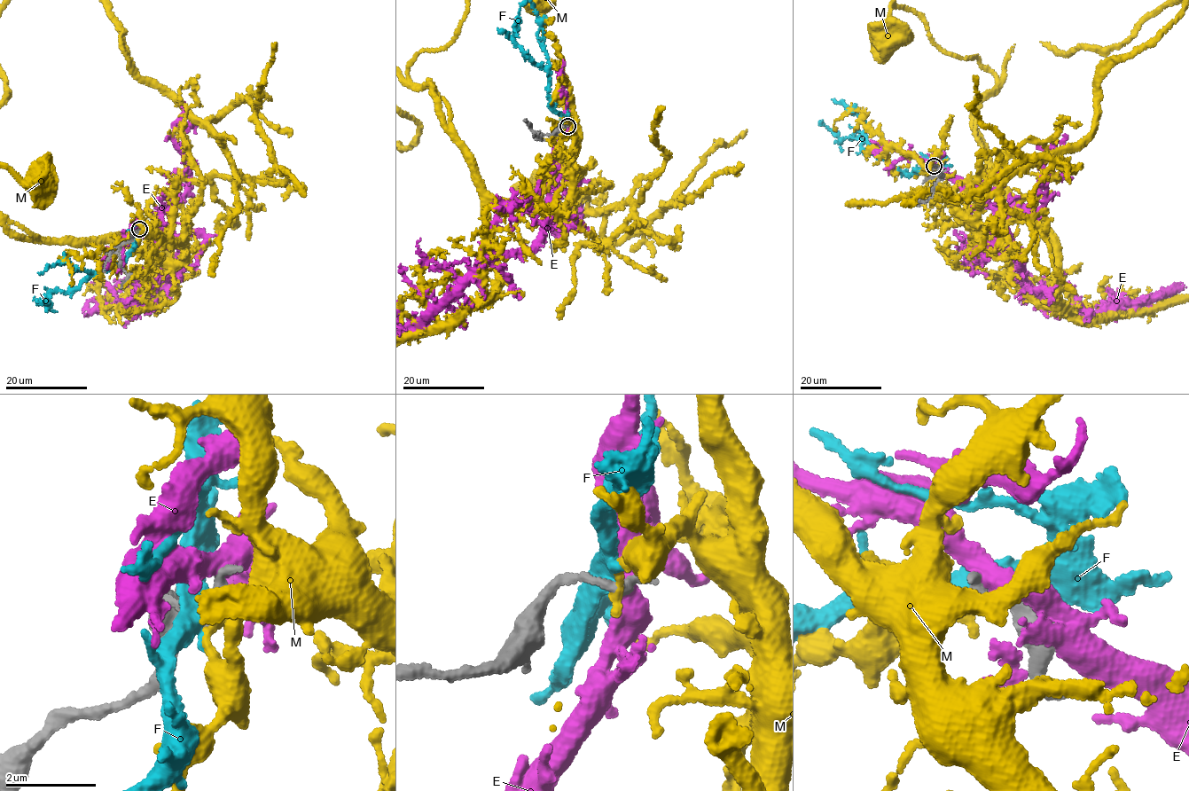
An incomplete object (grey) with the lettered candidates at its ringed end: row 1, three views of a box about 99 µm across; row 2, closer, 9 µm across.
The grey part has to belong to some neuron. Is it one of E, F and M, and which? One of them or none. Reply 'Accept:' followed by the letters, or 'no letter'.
Accept: no letter

